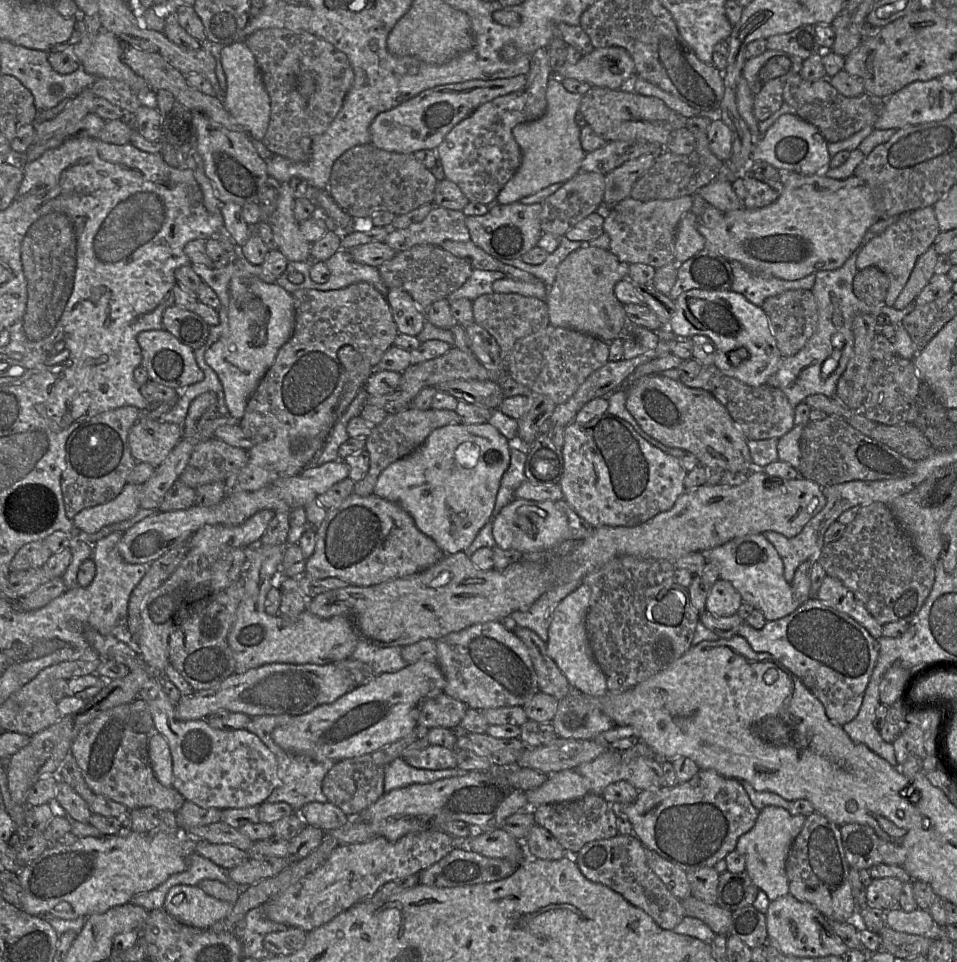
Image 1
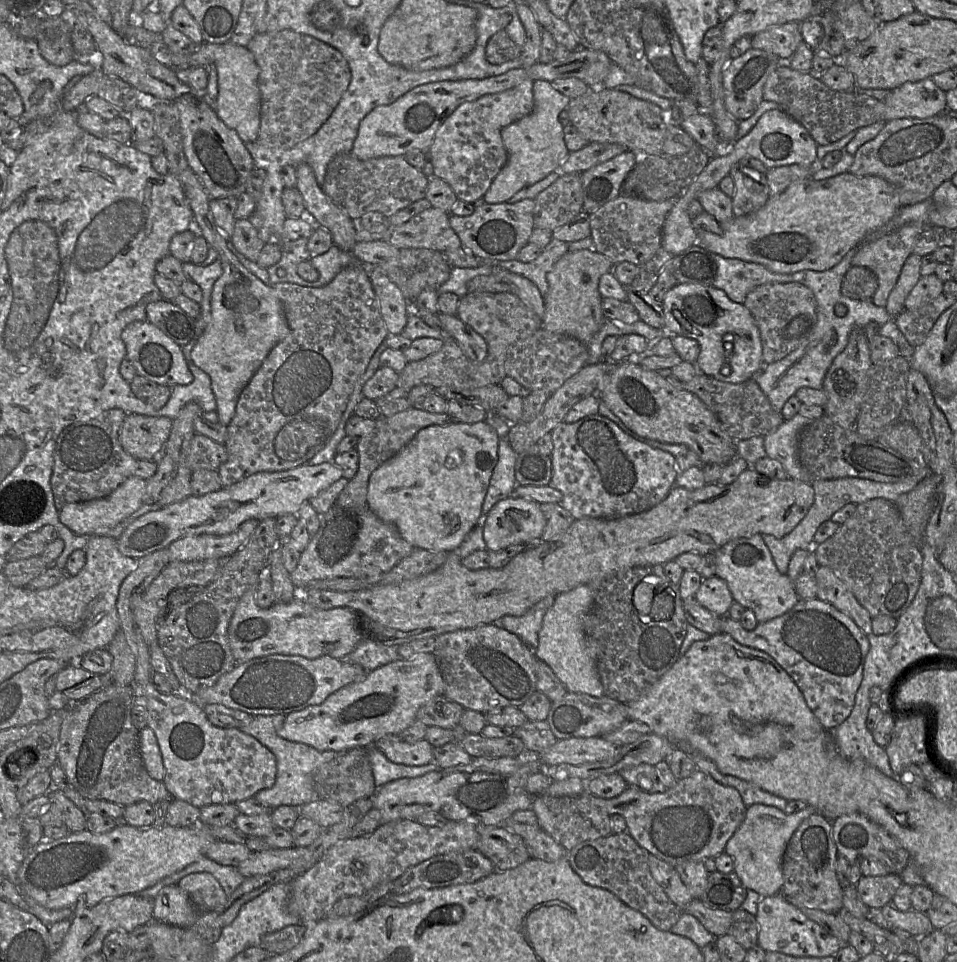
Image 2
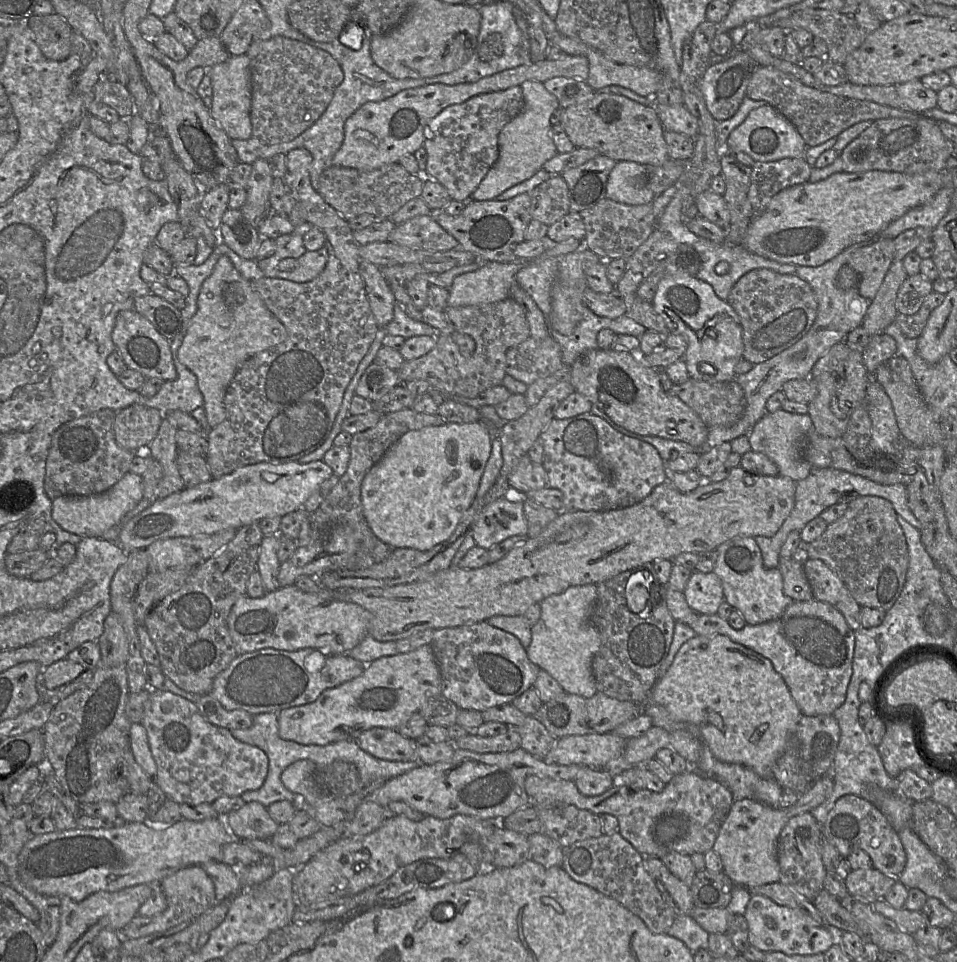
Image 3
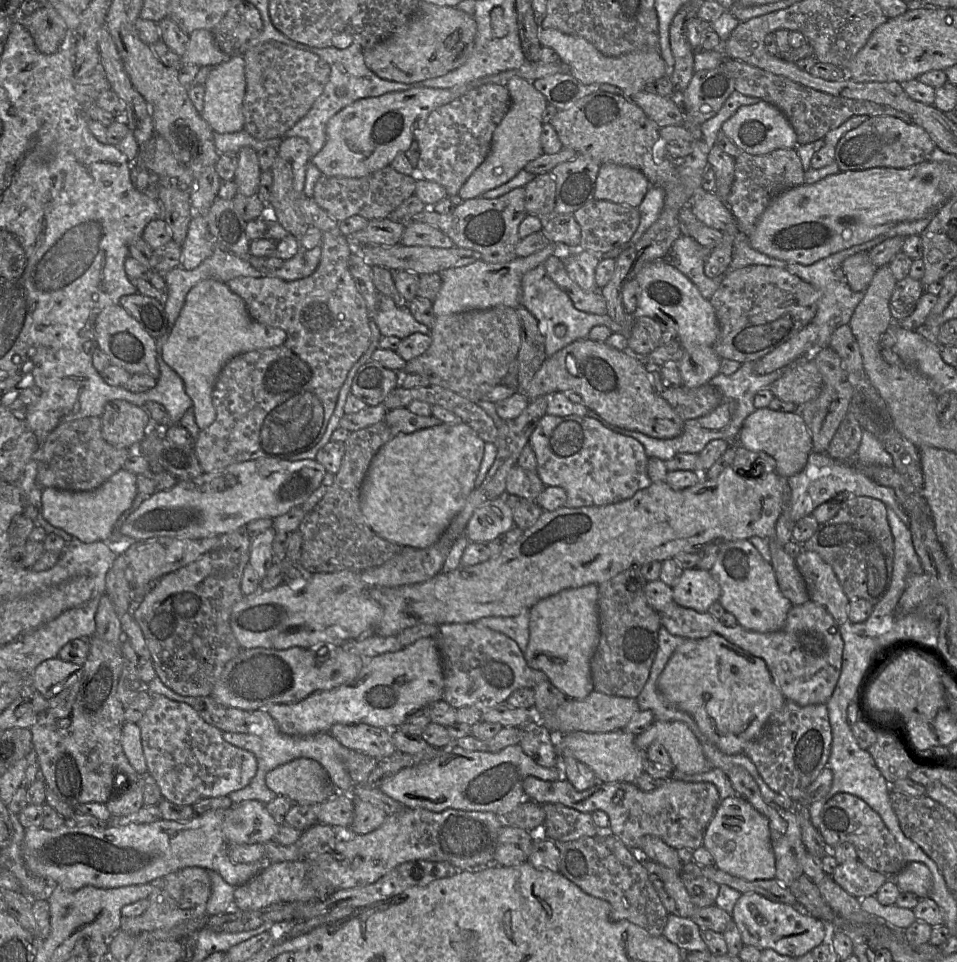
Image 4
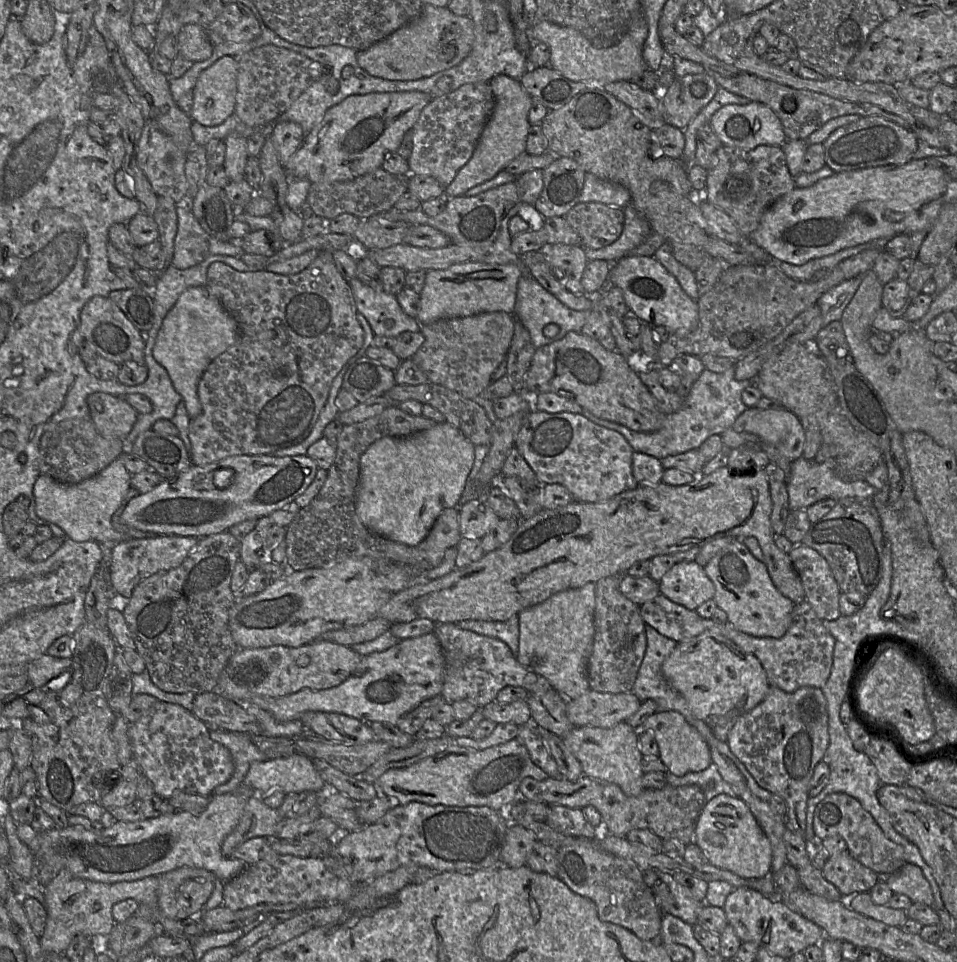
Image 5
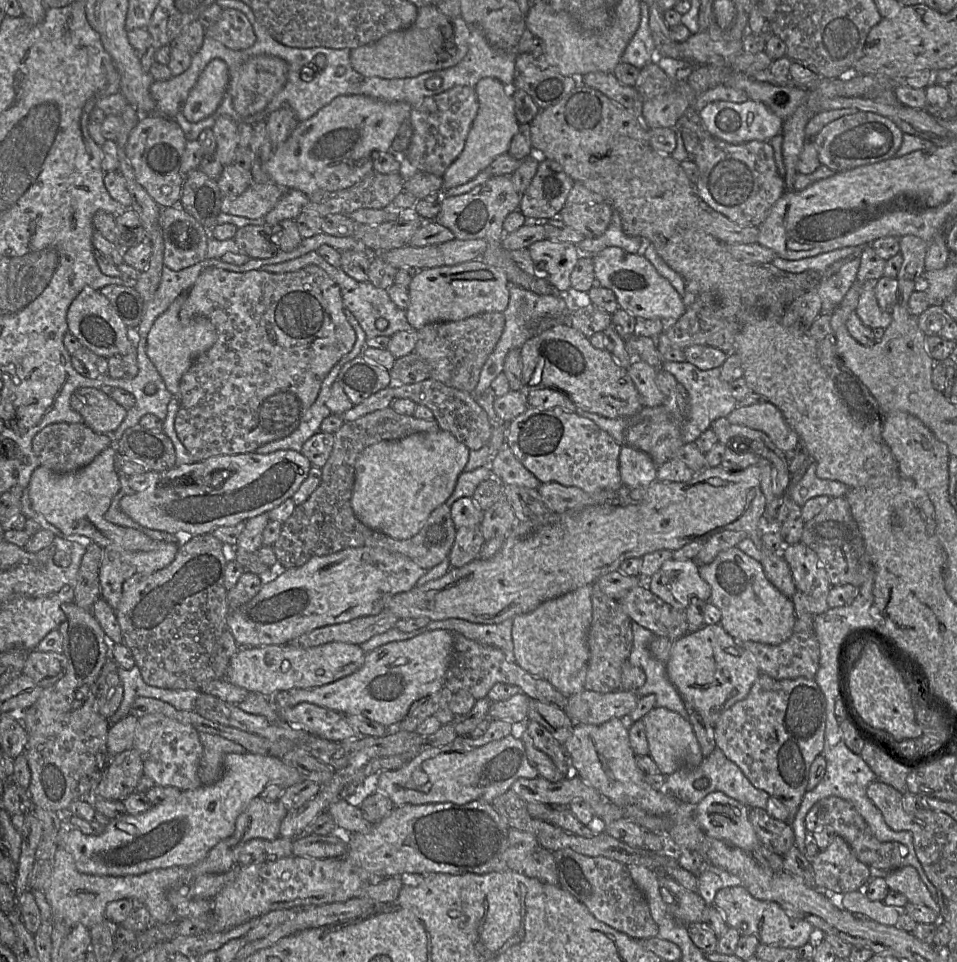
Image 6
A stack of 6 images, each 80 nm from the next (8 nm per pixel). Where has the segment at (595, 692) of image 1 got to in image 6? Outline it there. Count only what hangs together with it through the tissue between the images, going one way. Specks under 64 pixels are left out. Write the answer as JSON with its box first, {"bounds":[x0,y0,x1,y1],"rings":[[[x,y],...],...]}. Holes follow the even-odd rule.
{"bounds":[513,584,593,698],"rings":[[[587,584],[513,618],[514,662],[531,675],[548,681],[567,698],[585,690],[592,592],[593,584]]]}

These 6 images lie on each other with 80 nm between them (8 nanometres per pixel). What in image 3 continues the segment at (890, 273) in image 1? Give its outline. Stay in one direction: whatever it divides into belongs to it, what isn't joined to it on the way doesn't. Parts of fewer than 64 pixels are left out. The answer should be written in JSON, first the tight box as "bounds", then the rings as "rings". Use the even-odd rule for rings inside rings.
{"bounds":[846,238,895,301],"rings":[[[887,238],[858,249],[849,257],[846,265],[859,276],[859,294],[871,301],[894,261],[895,243],[893,239]]]}

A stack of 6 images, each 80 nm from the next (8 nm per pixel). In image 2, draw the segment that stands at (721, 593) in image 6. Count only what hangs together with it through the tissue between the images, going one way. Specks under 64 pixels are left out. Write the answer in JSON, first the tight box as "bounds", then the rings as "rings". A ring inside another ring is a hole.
{"bounds":[716,534,800,623],"rings":[[[755,534],[739,538],[718,548],[716,557],[716,577],[723,579],[733,596],[734,602],[754,612],[759,623],[777,618],[791,610],[800,600],[793,581],[777,569],[772,554],[762,535]]]}

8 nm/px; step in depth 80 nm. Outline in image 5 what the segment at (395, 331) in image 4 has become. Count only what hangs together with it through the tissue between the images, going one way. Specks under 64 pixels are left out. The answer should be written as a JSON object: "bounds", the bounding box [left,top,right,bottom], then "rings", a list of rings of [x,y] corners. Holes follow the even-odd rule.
{"bounds":[349,278,422,338],"rings":[[[358,278],[349,280],[357,311],[368,321],[374,335],[396,338],[403,332],[418,333],[422,324],[406,314],[398,303],[396,296],[378,291]],[[384,321],[393,321],[391,328],[386,328]]]}

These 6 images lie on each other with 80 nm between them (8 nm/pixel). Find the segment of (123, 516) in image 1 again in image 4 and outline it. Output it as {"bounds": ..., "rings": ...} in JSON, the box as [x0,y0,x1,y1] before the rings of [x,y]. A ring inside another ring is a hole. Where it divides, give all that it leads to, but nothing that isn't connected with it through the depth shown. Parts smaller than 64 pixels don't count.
{"bounds":[41,468,139,543],"rings":[[[123,468],[92,491],[44,488],[41,491],[42,516],[52,526],[64,530],[84,543],[105,541],[111,535],[120,516],[131,507],[139,493],[136,480],[135,474]]]}

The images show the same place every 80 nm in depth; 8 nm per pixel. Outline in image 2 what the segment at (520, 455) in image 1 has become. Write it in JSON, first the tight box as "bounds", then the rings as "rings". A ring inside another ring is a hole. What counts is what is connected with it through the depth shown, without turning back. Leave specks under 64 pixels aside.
{"bounds":[482,438,518,516],"rings":[[[505,438],[500,439],[498,461],[493,470],[482,506],[482,512],[487,513],[487,516],[497,502],[510,497],[517,487],[515,465],[518,454],[515,453]]]}

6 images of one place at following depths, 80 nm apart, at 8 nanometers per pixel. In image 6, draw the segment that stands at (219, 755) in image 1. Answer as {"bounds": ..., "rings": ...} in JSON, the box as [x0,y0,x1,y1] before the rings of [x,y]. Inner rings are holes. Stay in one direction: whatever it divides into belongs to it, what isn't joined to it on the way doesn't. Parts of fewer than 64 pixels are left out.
{"bounds":[134,714,207,790],"rings":[[[148,714],[138,719],[134,731],[135,749],[143,763],[143,774],[150,777],[155,785],[190,790],[207,785],[199,776],[203,746],[199,732],[190,725],[183,724],[161,714]]]}

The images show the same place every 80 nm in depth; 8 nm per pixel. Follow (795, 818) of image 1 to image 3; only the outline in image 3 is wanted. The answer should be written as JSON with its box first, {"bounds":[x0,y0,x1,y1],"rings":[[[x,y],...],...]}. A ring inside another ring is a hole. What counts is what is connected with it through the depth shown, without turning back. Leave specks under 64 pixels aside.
{"bounds":[712,771,832,888],"rings":[[[830,771],[829,775],[823,775],[811,783],[789,808],[780,809],[751,799],[734,801],[712,848],[721,858],[723,872],[736,886],[747,888],[779,882],[777,847],[782,829],[792,817],[811,812],[819,806],[830,796],[832,790]]]}

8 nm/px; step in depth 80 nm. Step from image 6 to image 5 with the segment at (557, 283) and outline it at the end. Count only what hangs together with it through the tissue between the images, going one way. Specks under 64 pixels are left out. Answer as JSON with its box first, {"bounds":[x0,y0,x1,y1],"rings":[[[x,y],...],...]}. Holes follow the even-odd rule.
{"bounds":[539,243,589,294],"rings":[[[545,243],[539,252],[555,268],[555,275],[565,288],[584,294],[581,279],[589,259],[582,246]]]}

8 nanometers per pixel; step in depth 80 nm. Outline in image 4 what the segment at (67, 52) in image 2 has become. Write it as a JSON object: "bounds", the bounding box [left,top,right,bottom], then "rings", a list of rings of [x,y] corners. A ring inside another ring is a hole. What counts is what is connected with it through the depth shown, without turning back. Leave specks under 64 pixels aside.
{"bounds":[21,5,67,54],"rings":[[[43,5],[29,16],[22,16],[21,23],[31,34],[38,50],[55,54],[67,36],[64,19],[54,10]]]}

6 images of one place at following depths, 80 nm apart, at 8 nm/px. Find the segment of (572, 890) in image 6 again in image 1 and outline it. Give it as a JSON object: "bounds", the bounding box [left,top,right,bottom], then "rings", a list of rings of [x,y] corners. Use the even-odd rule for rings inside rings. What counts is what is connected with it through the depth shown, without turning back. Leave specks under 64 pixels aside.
{"bounds":[573,834,686,929],"rings":[[[618,834],[612,838],[588,842],[573,854],[573,858],[588,880],[603,884],[621,894],[629,903],[651,916],[662,929],[674,929],[686,916],[681,901],[649,867],[646,848],[634,834]]]}

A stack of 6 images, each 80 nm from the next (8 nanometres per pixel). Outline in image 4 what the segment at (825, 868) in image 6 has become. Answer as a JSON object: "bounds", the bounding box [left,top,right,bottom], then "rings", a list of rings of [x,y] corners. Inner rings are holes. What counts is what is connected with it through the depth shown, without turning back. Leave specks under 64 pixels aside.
{"bounds":[831,860,889,898],"rings":[[[859,860],[837,864],[831,878],[844,891],[857,898],[875,896],[879,888],[889,879]]]}

